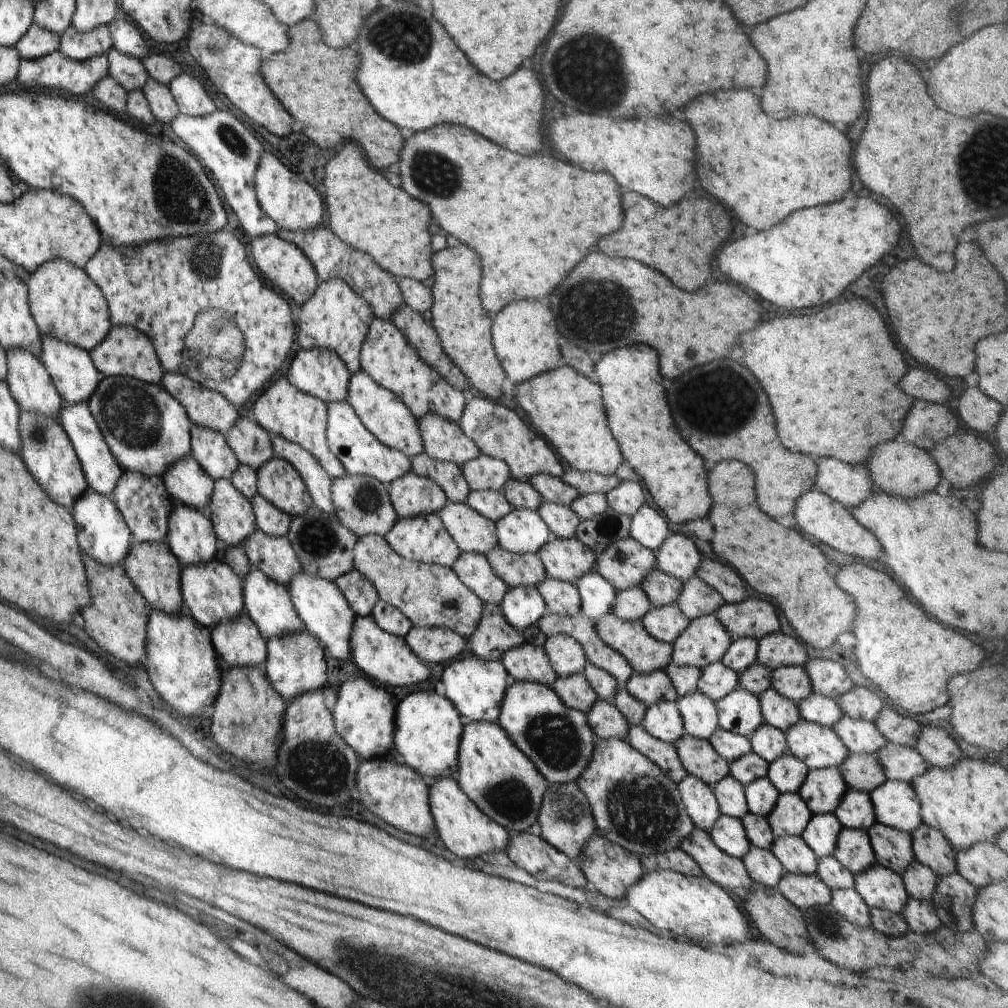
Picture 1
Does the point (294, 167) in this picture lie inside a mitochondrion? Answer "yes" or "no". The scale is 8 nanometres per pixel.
no

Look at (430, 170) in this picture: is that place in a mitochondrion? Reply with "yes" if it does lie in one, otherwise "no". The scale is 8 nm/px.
yes

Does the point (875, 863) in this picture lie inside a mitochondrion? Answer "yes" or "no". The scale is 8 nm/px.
no

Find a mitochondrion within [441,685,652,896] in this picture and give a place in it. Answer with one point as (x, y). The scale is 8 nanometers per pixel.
(551, 736)

